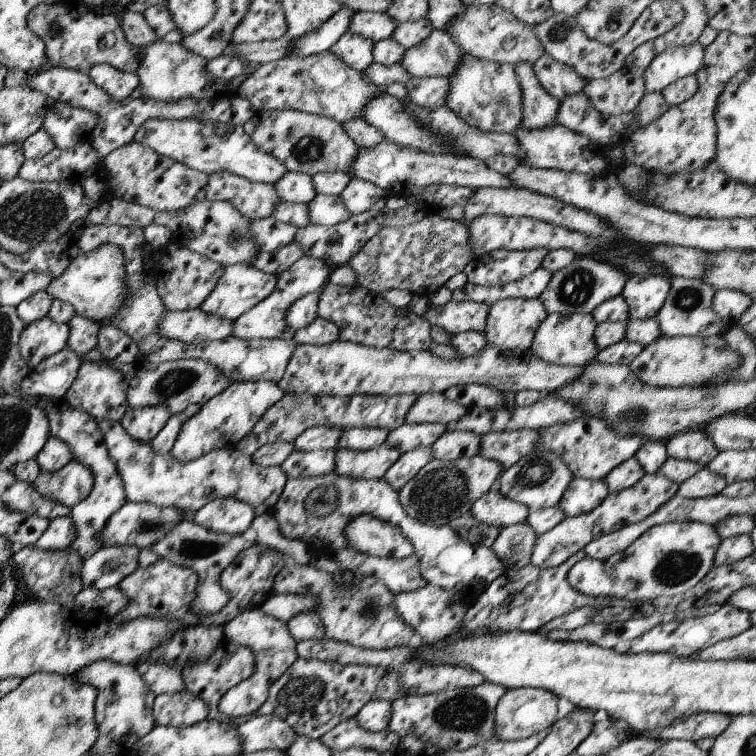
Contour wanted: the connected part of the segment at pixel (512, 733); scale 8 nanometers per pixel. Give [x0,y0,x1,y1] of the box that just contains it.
[493,688,557,742]

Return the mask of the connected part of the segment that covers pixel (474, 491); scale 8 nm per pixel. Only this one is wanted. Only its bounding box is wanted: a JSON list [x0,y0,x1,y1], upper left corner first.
[398,454,502,525]

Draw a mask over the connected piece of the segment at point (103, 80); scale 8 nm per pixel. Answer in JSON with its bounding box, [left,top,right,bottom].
[87,64,138,100]

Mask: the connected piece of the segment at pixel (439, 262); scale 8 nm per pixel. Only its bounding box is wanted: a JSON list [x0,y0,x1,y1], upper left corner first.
[346,215,472,298]

